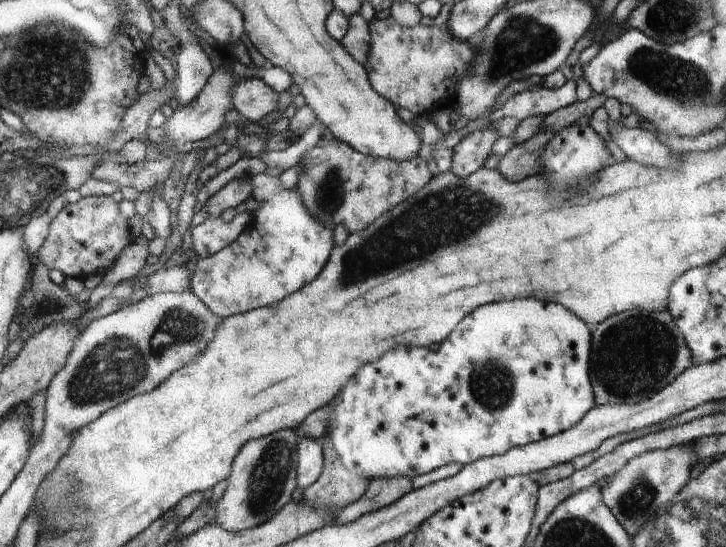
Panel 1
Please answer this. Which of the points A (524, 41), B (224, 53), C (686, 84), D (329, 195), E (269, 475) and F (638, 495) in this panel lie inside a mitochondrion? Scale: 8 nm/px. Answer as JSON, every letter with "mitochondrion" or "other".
{"A":"mitochondrion","B":"other","C":"mitochondrion","D":"mitochondrion","E":"mitochondrion","F":"mitochondrion"}

